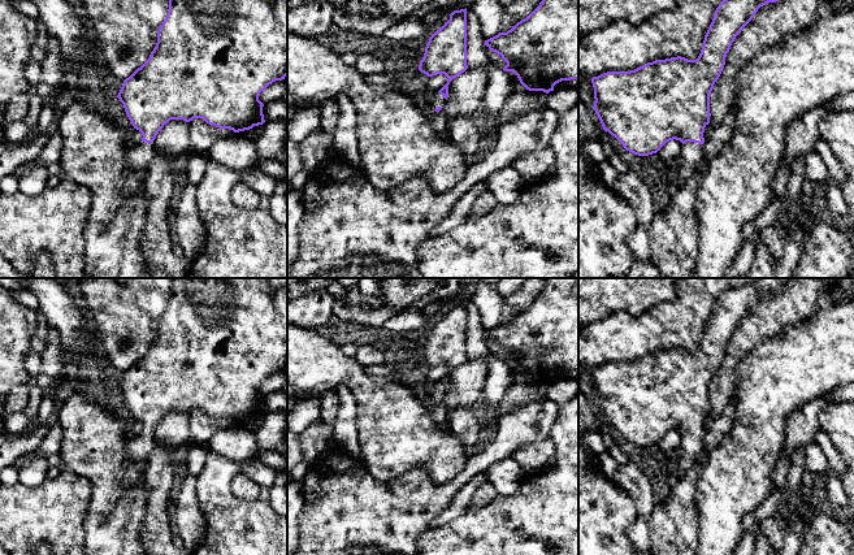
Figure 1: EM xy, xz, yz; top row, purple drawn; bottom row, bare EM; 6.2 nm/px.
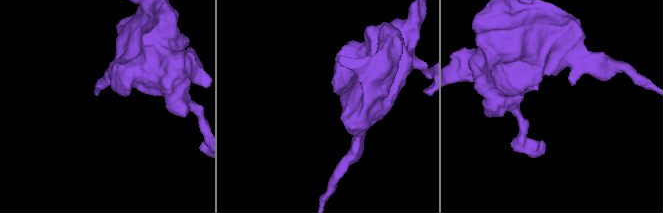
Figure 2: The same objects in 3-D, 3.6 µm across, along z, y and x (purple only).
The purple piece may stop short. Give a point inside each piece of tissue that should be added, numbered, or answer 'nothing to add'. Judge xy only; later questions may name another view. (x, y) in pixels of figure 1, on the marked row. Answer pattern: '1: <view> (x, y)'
1: xy (139, 155)

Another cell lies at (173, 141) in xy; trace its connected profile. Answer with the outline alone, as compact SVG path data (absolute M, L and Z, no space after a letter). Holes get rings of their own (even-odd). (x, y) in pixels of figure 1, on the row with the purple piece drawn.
M170 120L156 135L155 148L169 160L188 157L187 152L191 147L188 126L190 122L183 120Z

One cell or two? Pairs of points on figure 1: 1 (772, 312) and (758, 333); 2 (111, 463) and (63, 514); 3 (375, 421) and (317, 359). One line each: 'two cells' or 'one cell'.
1: one cell
2: two cells
3: one cell

